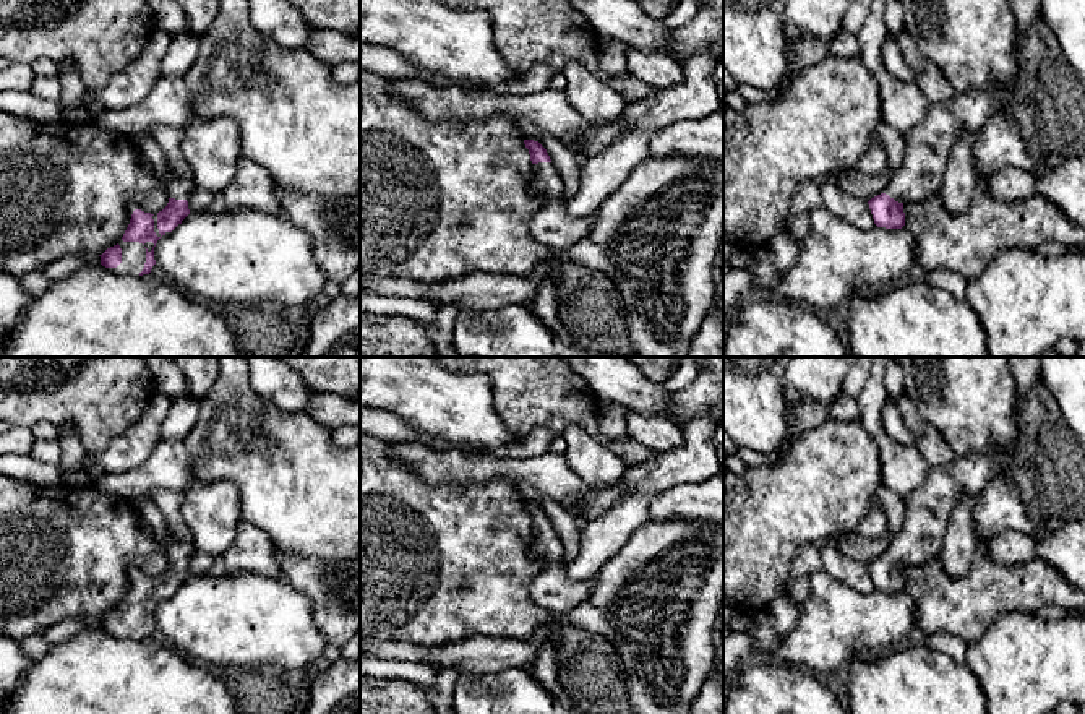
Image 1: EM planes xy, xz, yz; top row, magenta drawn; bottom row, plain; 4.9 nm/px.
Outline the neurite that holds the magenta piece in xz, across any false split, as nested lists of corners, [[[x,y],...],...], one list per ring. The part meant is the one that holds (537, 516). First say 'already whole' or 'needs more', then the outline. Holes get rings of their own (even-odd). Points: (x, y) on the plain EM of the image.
needs more; [[[524,503],[532,524],[530,555],[550,565],[561,565],[563,544],[547,513],[534,503]]]

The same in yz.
needs more; [[[1015,448],[957,456],[950,464],[933,469],[926,484],[903,498],[900,532],[884,555],[868,565],[877,591],[905,589],[903,568],[937,555],[955,501],[978,493],[991,479],[1002,475],[1015,456]]]

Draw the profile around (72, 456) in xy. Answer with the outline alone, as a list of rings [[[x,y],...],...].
[[[58,425],[58,445],[60,445],[60,461],[58,461],[58,469],[62,475],[84,469],[83,461],[84,461],[84,448],[81,445],[81,438],[78,432],[71,425]]]

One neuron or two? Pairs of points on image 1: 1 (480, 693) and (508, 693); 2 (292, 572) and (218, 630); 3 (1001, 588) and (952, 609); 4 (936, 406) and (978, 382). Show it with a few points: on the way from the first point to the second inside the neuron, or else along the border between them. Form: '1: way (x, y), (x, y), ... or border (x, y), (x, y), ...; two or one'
1: way (487, 693), (501, 693); one
2: border (283, 576), (312, 604); two
3: way (990, 589), (964, 607); one
4: way (946, 398), (962, 382), (969, 382); one

